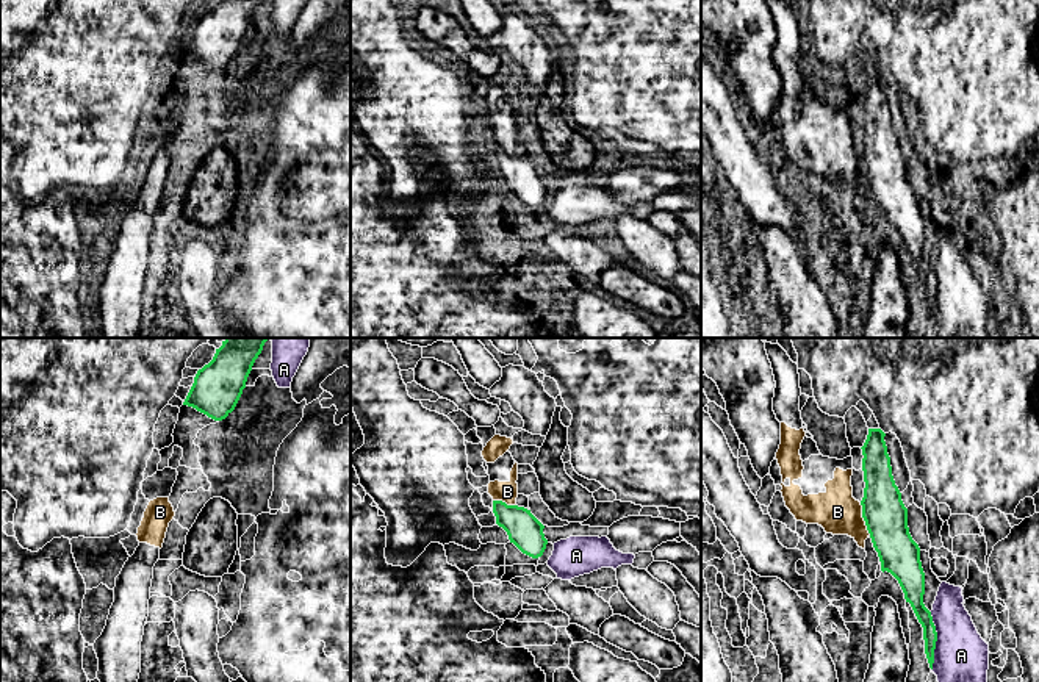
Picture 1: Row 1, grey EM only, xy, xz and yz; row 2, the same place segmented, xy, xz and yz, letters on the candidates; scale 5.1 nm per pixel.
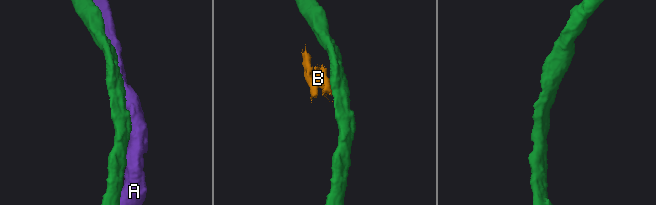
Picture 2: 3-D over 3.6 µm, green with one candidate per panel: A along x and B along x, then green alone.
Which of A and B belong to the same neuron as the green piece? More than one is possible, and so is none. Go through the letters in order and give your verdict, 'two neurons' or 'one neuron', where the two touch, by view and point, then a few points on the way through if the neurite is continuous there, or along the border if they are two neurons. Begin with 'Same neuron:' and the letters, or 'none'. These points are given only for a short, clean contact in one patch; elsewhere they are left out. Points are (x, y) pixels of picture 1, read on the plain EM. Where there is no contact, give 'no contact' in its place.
Same neuron: none
A: two neurons | yz (936, 290)
B: two neurons | yz (862, 166) | along yz (859, 152), (866, 179), (870, 183)

